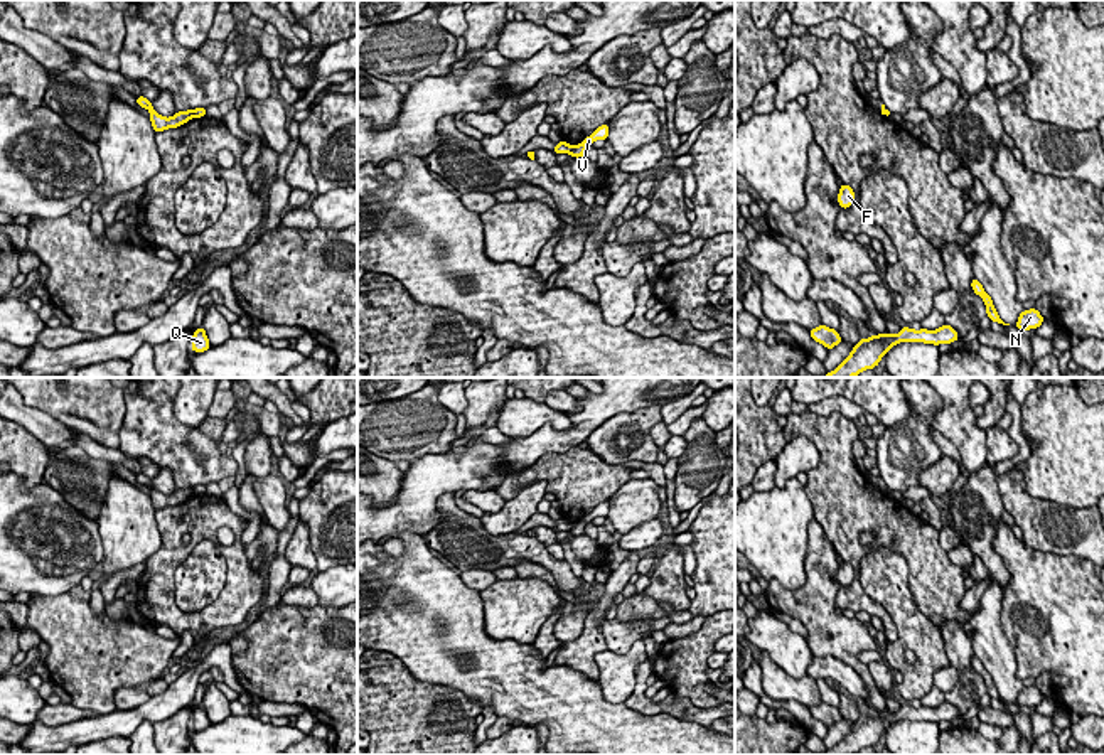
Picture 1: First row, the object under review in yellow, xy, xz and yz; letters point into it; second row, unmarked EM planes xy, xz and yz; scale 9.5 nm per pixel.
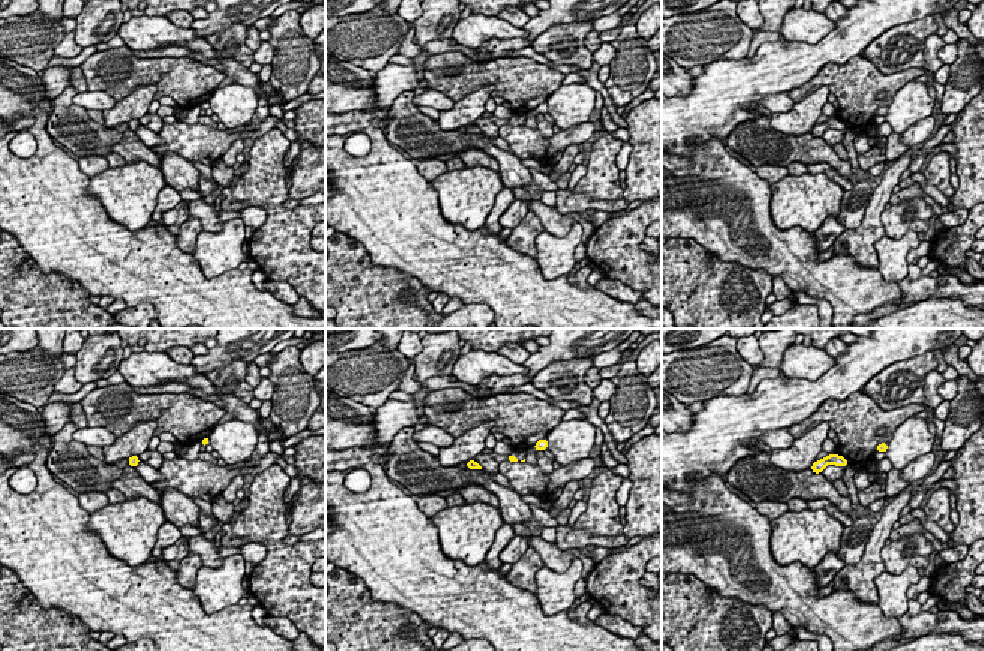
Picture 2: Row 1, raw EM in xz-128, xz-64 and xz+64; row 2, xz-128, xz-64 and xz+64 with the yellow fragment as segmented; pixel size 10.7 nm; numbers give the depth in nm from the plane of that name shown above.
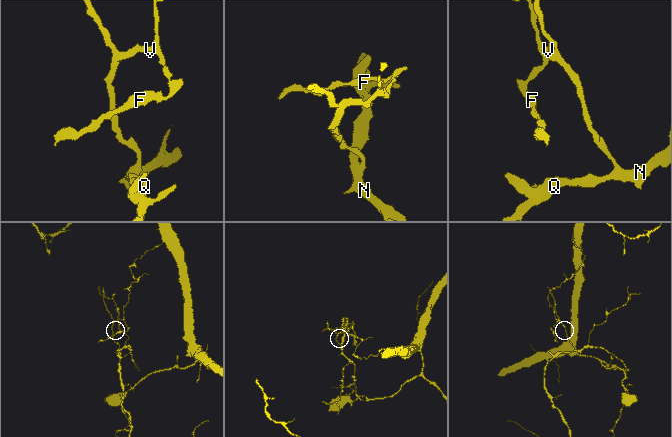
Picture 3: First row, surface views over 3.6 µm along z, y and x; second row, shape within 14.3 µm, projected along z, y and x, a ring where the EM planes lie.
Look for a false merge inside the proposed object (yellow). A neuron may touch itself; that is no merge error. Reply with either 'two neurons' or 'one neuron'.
two neurons

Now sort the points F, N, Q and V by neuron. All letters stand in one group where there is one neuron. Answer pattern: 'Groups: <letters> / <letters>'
Groups: F V / N Q

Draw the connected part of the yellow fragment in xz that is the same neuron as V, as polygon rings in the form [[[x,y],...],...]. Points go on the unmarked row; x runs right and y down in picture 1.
[[[608,501],[598,504],[590,514],[587,514],[581,521],[573,524],[570,531],[575,536],[585,534],[585,526],[592,522],[595,517],[607,517],[608,516]]]

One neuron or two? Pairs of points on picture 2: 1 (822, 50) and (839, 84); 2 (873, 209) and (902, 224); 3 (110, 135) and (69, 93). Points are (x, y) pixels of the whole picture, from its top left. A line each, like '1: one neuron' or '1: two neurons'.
1: two neurons
2: two neurons
3: one neuron

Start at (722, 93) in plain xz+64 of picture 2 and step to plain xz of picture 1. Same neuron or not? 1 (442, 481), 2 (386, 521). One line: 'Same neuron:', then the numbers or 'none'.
Same neuron: 1, 2

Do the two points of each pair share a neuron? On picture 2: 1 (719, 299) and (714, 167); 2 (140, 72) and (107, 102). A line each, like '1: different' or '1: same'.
1: different
2: different

